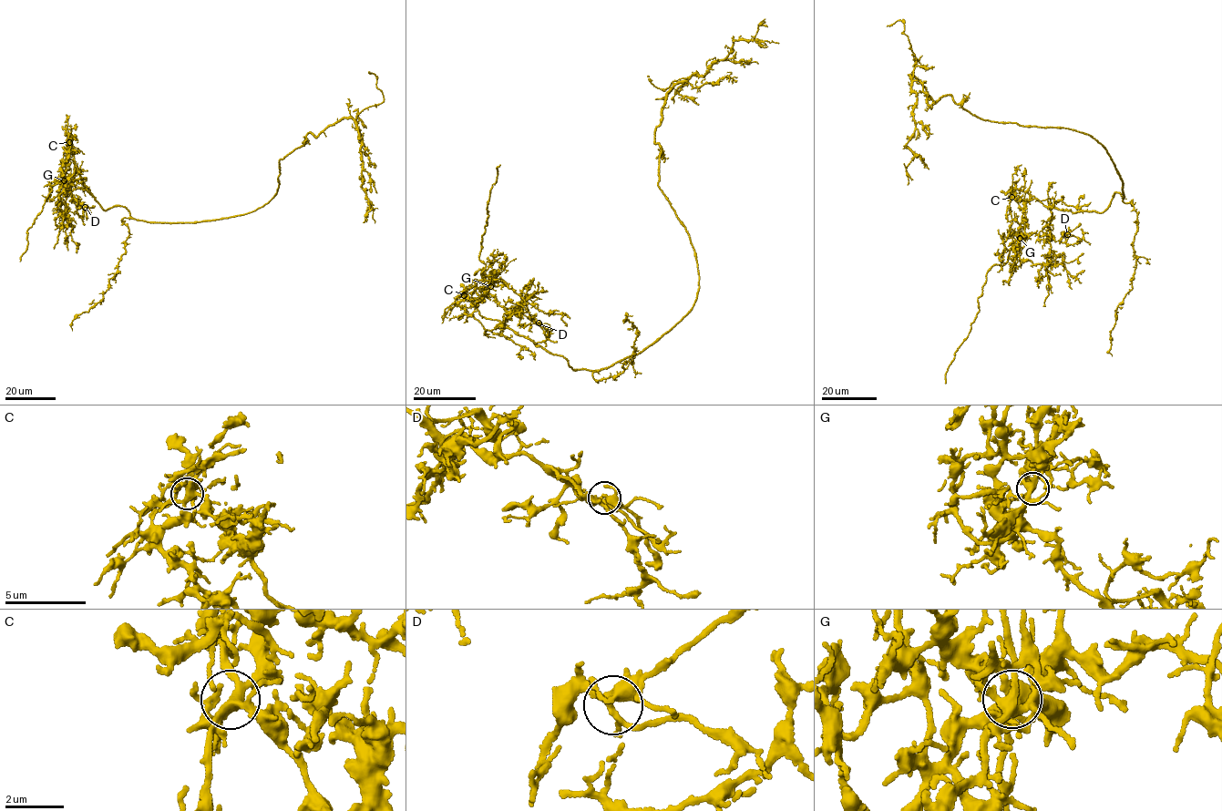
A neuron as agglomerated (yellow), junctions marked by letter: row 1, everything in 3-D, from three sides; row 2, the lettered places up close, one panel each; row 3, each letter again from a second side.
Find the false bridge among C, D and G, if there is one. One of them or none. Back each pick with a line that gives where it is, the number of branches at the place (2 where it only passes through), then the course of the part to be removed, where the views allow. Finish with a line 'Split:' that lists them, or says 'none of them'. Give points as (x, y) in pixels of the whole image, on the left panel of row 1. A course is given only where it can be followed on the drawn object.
G: (64, 180) | 5 | (64, 180), (71, 153), (102, 209), (246, 213), (307, 133), (347, 117), (363, 222)
Split: G

